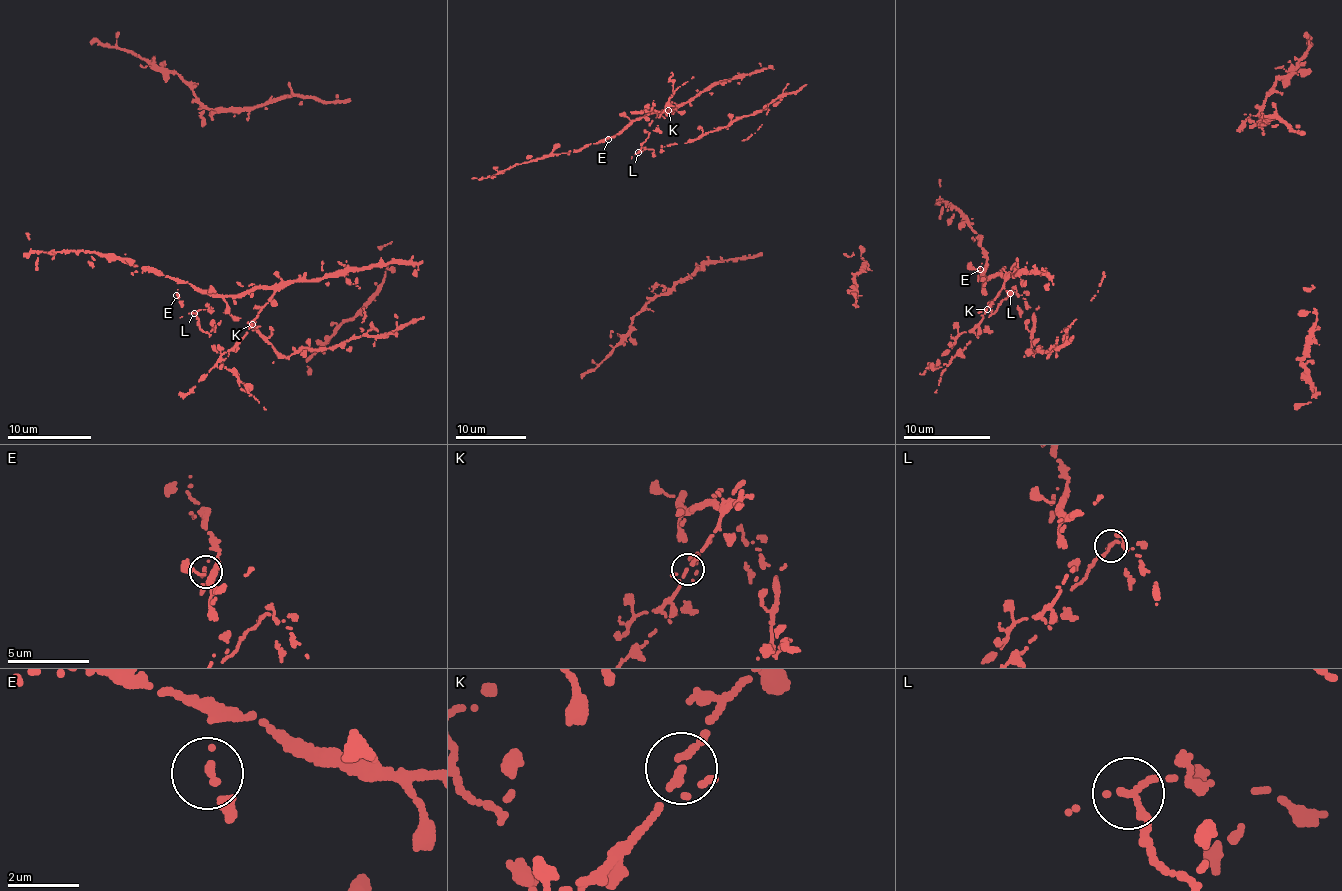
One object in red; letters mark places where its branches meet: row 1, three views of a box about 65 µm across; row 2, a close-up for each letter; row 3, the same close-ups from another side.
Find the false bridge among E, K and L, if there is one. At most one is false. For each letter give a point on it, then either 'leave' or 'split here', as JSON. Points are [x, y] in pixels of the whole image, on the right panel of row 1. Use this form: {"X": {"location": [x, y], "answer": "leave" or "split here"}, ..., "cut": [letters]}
{"E": {"location": [980, 269], "answer": "leave"}, "K": {"location": [987, 309], "answer": "leave"}, "L": {"location": [1010, 293], "answer": "split here"}, "cut": ["L"]}

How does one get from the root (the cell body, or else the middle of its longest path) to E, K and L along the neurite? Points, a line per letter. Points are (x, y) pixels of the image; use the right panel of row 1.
E: (1037, 350), (1031, 307), (1013, 291), (985, 332), (973, 332), (1004, 277), (981, 275), (985, 256), (980, 269)
K: (1037, 350), (1030, 349), (1033, 315), (1021, 295), (1011, 291), (977, 336), (972, 330), (987, 309)
L: (1037, 350), (1034, 353), (1030, 349), (1033, 315), (1031, 307), (1026, 307), (1021, 295), (1009, 293)

